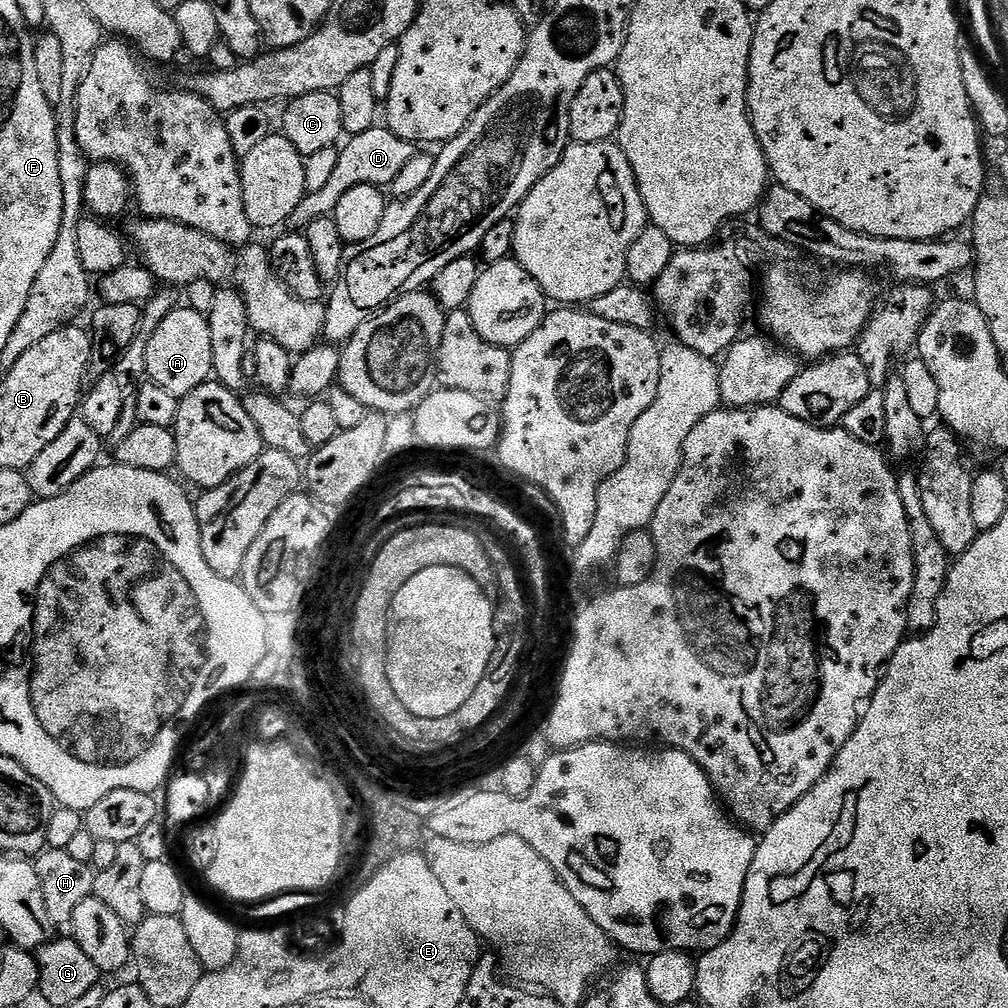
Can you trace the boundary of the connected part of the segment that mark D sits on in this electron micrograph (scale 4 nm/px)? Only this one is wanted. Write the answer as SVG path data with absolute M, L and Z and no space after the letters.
M377 126L366 130L362 134L351 137L347 141L349 144L341 147L340 157L334 172L330 175L327 183L323 184L322 190L309 192L298 202L298 207L294 209L294 214L290 214L287 227L292 230L303 230L308 227L314 218L332 216L336 211L338 202L342 202L342 194L354 186L363 184L375 184L377 186L391 186L394 178L398 178L402 166L412 156L415 156L418 148L411 140L400 140L387 126Z

